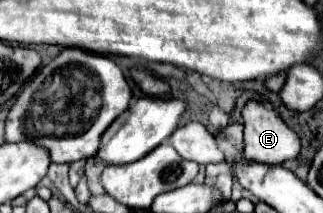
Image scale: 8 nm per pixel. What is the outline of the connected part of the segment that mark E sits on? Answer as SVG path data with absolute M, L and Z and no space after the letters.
M248 101L242 109L242 119L244 119L244 157L248 161L280 165L282 161L298 157L300 137L288 125L284 125L282 117L274 109L264 107L260 101Z

